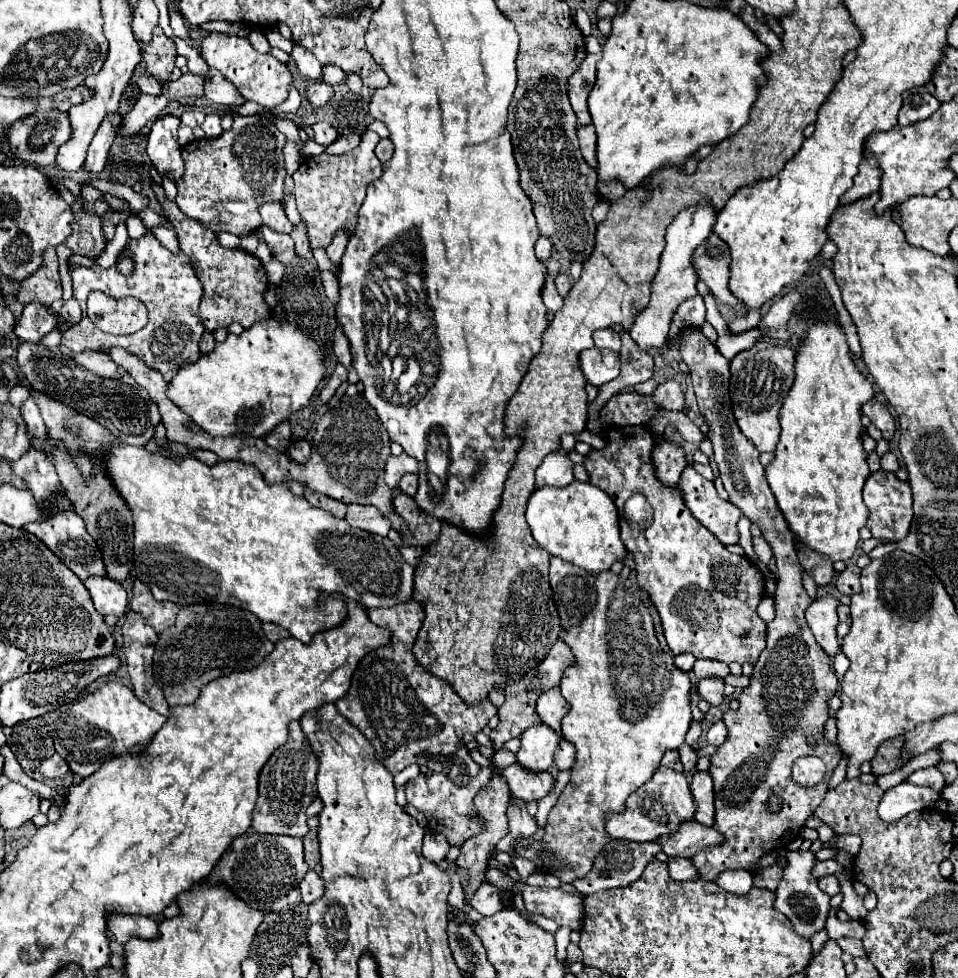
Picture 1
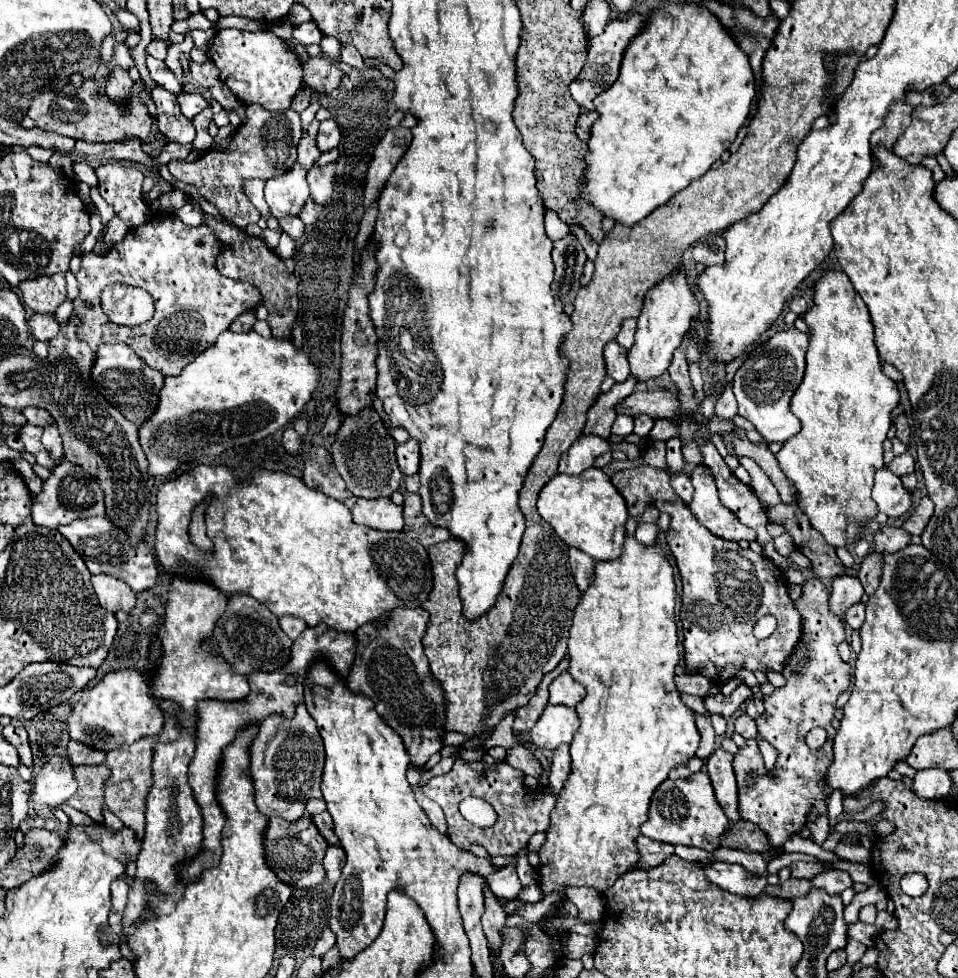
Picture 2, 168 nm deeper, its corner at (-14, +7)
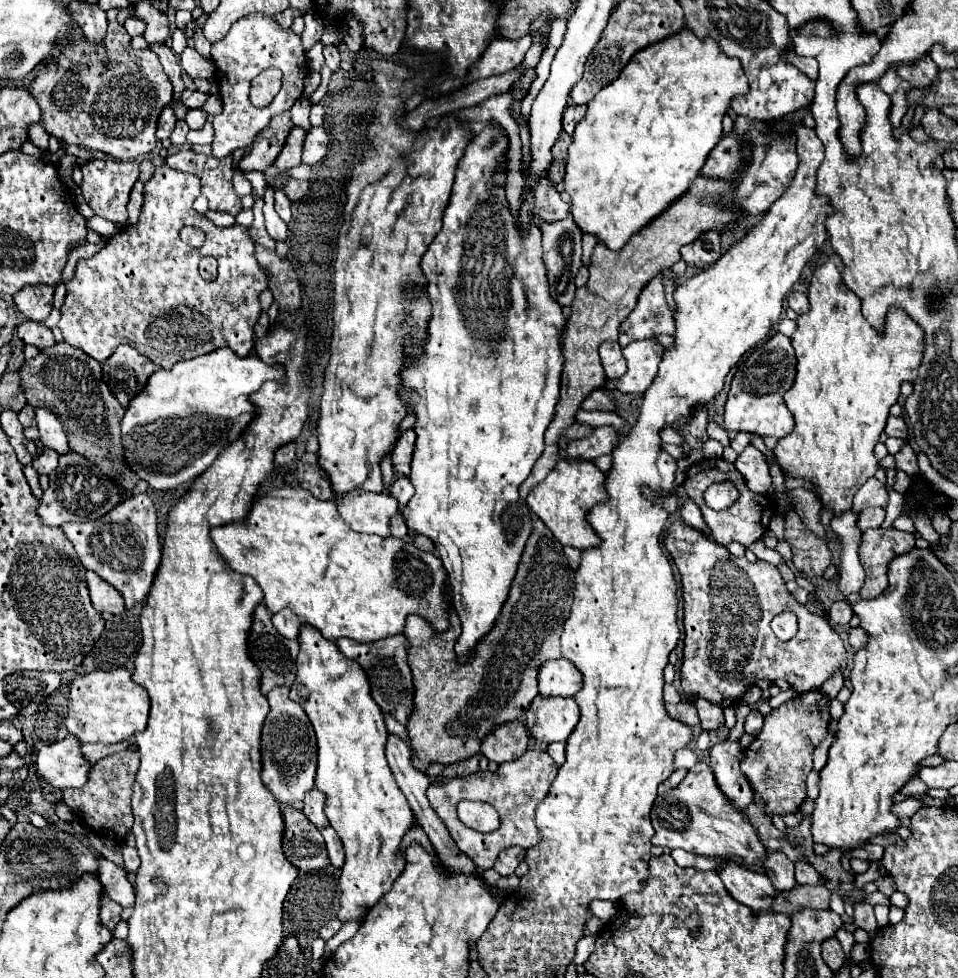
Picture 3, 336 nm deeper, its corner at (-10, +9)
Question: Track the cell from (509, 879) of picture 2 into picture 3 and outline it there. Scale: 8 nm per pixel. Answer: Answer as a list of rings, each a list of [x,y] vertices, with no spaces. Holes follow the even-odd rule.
[[[512,846],[512,848],[506,848],[498,854],[498,860],[494,864],[494,870],[502,876],[508,876],[516,870],[516,866],[520,864],[520,858],[526,858],[526,850],[524,848],[518,848],[518,846]]]

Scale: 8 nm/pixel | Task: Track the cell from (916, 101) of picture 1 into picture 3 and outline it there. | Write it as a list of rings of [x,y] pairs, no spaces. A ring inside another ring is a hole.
[[[922,56],[918,58],[914,64],[902,64],[896,68],[898,76],[904,78],[906,82],[910,82],[910,86],[914,88],[926,88],[936,80],[938,74],[938,66],[932,62],[932,58]]]

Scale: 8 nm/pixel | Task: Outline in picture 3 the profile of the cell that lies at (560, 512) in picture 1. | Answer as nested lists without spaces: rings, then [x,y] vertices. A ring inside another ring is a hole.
[[[560,458],[558,464],[552,468],[552,472],[546,476],[546,480],[542,480],[526,496],[526,504],[548,526],[548,530],[554,534],[554,538],[558,538],[558,542],[562,546],[576,546],[578,550],[594,548],[594,546],[598,546],[600,538],[594,536],[590,524],[584,520],[584,516],[594,504],[604,502],[604,498],[606,498],[606,492],[602,490],[604,478],[606,478],[604,472],[600,472],[596,468],[596,464],[590,460]]]

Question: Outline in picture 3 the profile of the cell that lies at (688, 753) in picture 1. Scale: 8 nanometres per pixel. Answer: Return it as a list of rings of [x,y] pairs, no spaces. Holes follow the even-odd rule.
[[[686,698],[680,704],[666,704],[666,710],[670,712],[670,716],[674,716],[678,722],[688,724],[688,726],[698,726],[698,714],[694,710],[694,700]]]

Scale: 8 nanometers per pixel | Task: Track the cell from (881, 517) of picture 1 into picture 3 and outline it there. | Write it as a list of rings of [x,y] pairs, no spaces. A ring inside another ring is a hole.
[[[870,478],[854,494],[852,508],[854,508],[854,512],[862,512],[868,506],[886,506],[886,504],[888,504],[888,490],[876,478]]]

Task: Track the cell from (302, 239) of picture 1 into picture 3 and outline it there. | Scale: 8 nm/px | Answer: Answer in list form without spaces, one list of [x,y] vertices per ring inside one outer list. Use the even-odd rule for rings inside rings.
[[[290,178],[290,180],[284,182],[282,190],[284,190],[284,194],[286,194],[292,202],[296,202],[296,200],[300,200],[300,198],[308,192],[308,182],[306,182],[306,180],[294,180],[294,178]]]

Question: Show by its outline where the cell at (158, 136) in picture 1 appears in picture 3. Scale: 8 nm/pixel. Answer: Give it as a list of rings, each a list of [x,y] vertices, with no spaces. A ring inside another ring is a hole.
[[[184,90],[184,94],[182,94],[182,102],[186,106],[202,106],[206,102],[206,98],[208,96],[198,92],[198,90]]]

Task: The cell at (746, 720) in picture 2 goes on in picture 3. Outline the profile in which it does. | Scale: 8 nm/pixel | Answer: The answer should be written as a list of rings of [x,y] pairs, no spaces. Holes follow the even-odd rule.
[[[752,710],[752,712],[748,714],[748,718],[746,718],[746,724],[744,724],[746,734],[758,736],[760,730],[762,730],[762,724],[764,724],[764,716],[762,716],[758,710]]]

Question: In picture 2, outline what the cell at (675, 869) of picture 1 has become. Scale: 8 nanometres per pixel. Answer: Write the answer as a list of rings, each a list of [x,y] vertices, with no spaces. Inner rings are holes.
[[[728,862],[706,864],[704,874],[710,882],[740,896],[758,896],[760,892],[764,892],[764,886],[768,884],[764,876],[748,878],[748,872],[740,864],[728,864]]]

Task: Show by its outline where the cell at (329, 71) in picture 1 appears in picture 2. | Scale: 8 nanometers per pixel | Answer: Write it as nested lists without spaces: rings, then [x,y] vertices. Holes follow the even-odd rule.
[[[324,36],[322,42],[320,42],[320,48],[322,48],[322,54],[328,56],[332,62],[340,64],[340,42],[336,38],[330,38],[330,36]]]

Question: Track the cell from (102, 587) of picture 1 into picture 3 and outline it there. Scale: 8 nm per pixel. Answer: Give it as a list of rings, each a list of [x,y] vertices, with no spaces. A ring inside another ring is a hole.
[[[86,572],[86,584],[88,584],[88,590],[90,590],[92,606],[98,612],[110,612],[110,614],[124,612],[122,596],[108,582],[102,582],[102,578],[98,578],[98,574]]]

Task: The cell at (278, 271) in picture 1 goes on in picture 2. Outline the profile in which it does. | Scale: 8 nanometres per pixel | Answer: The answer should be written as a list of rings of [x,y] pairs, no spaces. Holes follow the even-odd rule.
[[[282,234],[282,236],[280,236],[280,244],[278,244],[278,248],[276,248],[276,254],[278,254],[282,260],[292,258],[292,254],[294,254],[294,240],[290,240],[290,236]]]

